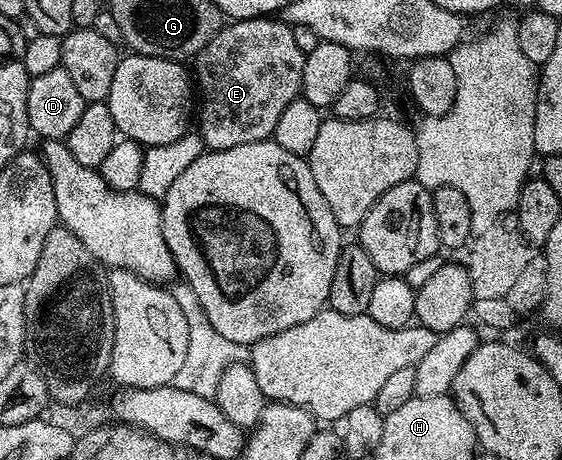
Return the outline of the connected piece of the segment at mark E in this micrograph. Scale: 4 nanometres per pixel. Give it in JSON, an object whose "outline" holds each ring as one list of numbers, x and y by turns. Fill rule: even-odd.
{"outline":[[253,16,250,20,234,20,223,26,192,60,196,88,199,93,202,91,202,109,198,108,196,112,196,131,202,137,203,145,210,150,228,150,232,146,271,139,288,102,299,99,305,61,306,53,296,46,291,25,281,18]]}

